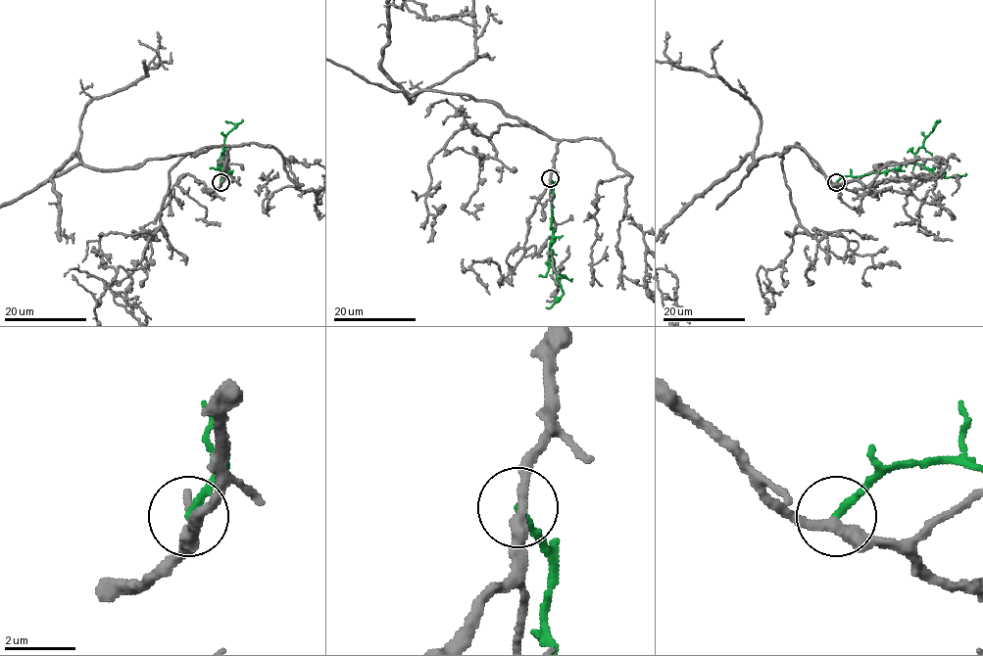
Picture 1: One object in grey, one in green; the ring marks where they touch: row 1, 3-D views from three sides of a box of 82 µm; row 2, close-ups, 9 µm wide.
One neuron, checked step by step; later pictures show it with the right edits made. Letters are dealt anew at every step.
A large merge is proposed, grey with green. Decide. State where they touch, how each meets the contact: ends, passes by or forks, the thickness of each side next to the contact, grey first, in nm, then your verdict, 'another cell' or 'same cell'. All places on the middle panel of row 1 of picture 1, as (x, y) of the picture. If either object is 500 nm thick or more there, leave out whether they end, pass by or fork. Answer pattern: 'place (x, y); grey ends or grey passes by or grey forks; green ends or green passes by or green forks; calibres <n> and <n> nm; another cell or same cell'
place (550, 178); grey passes by; green ends; calibres 300 and 190 nm; another cell

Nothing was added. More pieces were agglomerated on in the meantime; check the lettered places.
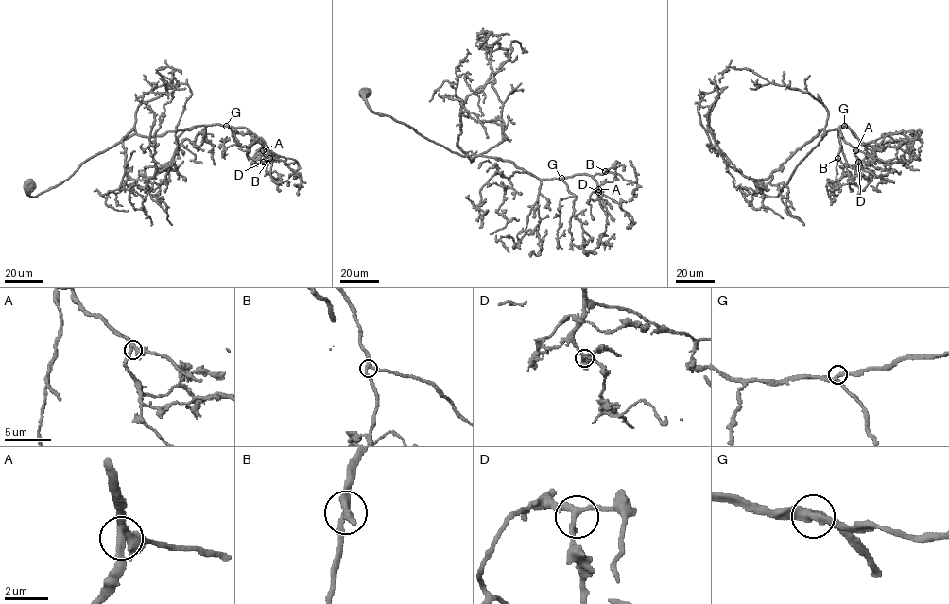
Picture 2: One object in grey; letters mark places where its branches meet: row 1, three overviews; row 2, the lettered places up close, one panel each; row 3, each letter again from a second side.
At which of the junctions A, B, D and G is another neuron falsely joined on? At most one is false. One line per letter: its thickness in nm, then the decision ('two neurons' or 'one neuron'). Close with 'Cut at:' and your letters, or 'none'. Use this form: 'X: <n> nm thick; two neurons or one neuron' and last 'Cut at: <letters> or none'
A: 320 nm thick; one neuron
B: 280 nm thick; one neuron
D: 260 nm thick; one neuron
G: 300 nm thick; one neuron
Cut at: none

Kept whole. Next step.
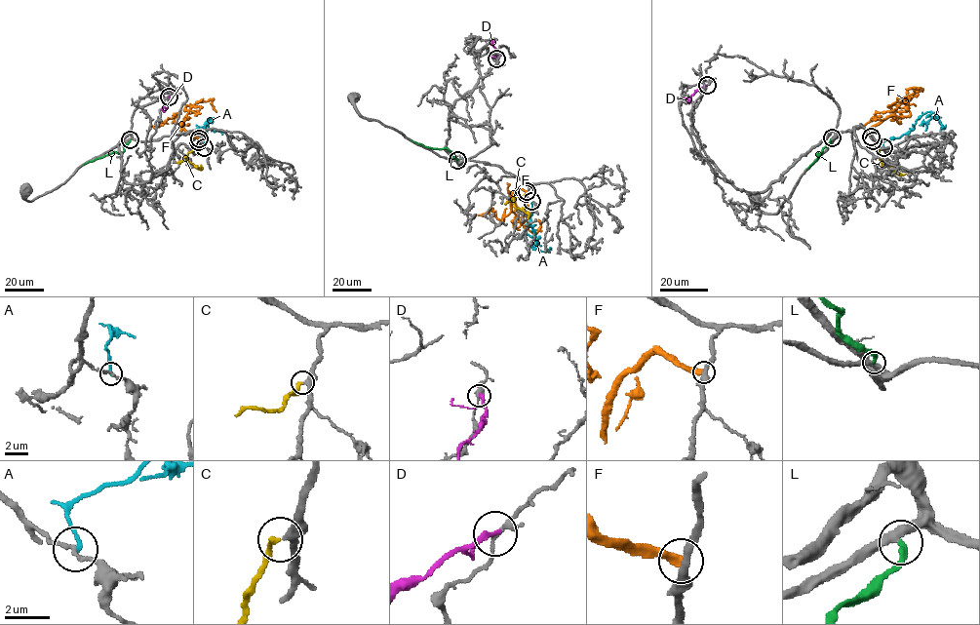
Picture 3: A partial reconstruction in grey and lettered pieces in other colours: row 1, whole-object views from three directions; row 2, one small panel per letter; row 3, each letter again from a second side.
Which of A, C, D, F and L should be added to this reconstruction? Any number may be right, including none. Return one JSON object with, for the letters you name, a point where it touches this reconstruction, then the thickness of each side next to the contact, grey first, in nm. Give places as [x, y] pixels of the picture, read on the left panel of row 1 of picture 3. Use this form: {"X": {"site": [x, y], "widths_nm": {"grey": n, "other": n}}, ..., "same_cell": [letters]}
{"C": {"site": [198, 141], "widths_nm": {"grey": 320, "other": 220}}, "same_cell": ["C"]}

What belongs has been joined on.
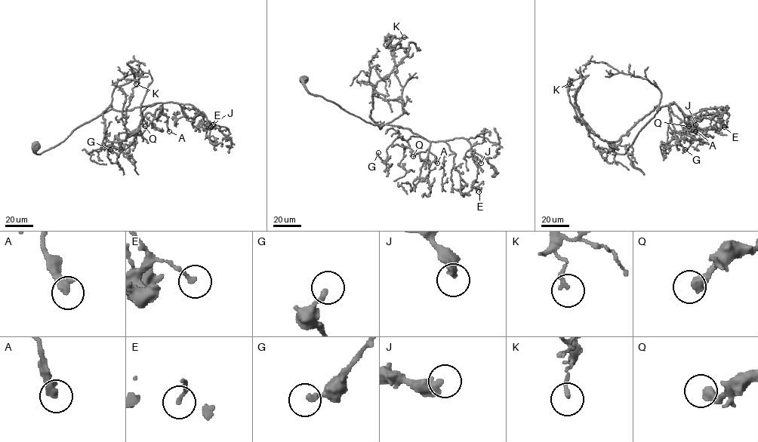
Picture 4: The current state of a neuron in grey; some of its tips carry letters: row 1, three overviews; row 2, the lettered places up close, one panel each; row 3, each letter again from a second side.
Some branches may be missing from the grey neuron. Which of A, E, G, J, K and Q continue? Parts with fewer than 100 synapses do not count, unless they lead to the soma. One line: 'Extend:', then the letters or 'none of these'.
Extend: none of these

